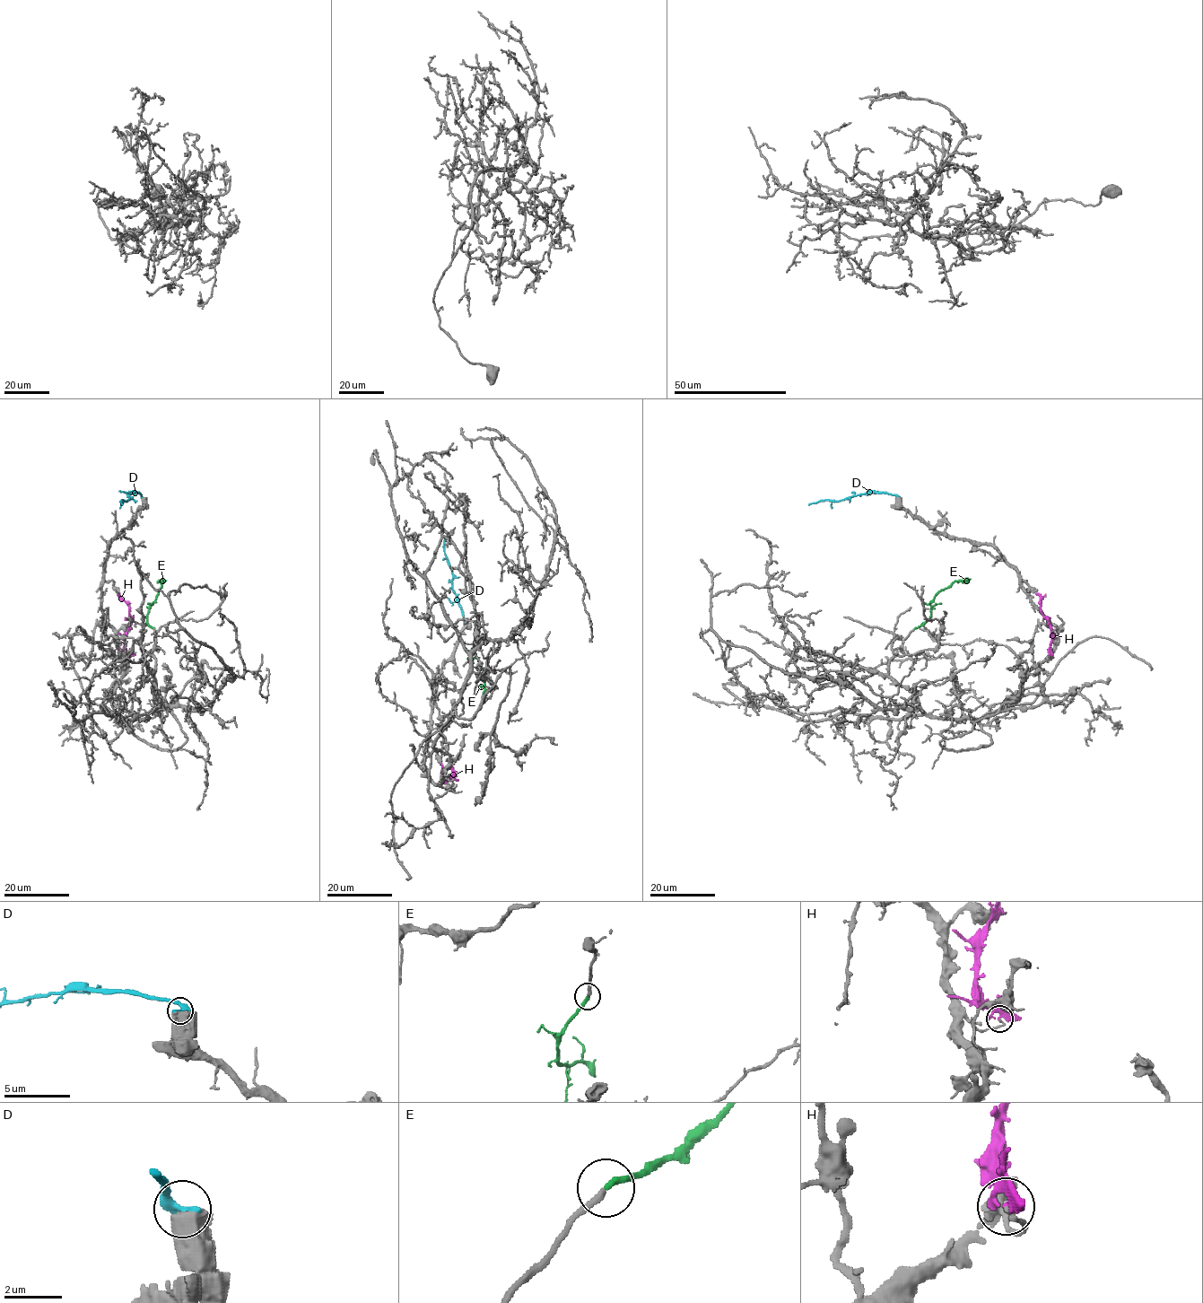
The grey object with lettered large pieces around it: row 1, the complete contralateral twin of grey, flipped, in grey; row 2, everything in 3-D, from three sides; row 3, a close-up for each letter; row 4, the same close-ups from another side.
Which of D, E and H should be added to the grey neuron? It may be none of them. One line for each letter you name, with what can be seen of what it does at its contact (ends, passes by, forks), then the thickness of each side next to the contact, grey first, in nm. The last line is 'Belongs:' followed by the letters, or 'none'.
E: it ends; calibres 240 and 240 nm
Belongs: E

